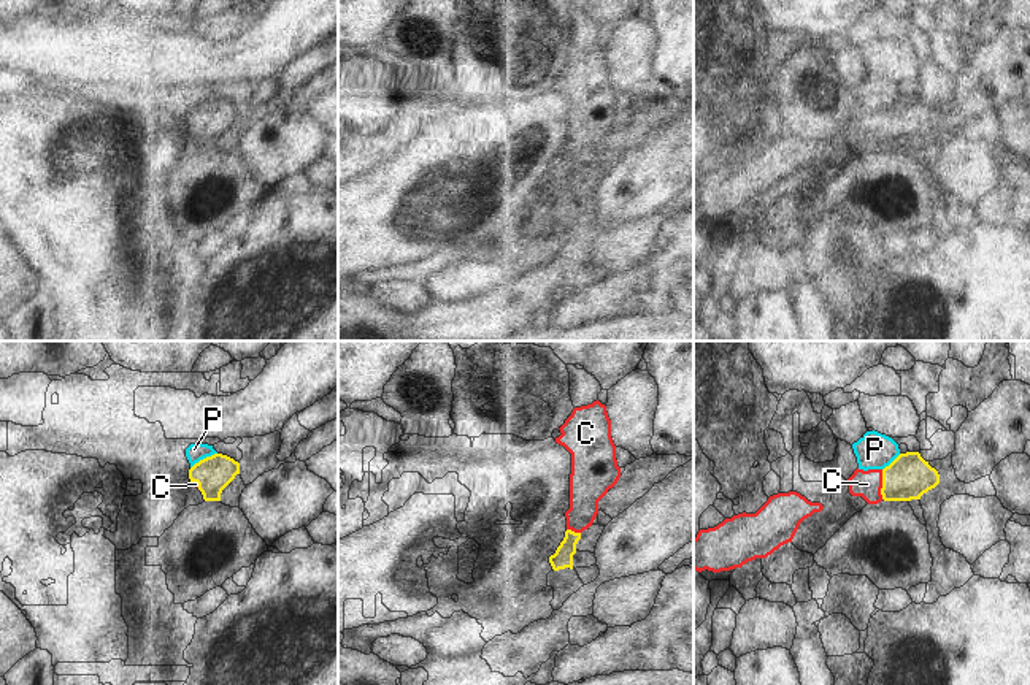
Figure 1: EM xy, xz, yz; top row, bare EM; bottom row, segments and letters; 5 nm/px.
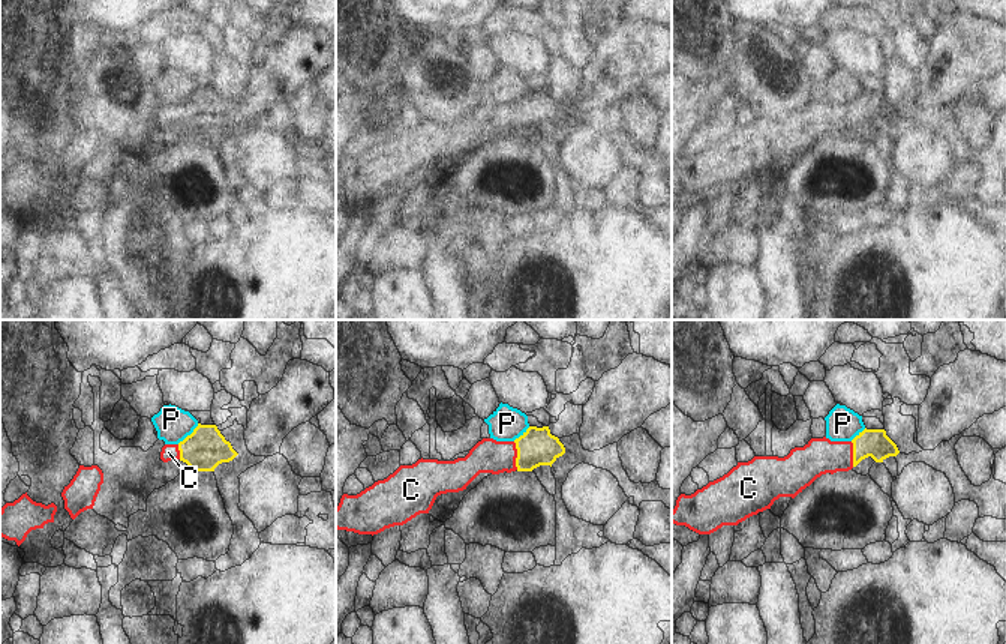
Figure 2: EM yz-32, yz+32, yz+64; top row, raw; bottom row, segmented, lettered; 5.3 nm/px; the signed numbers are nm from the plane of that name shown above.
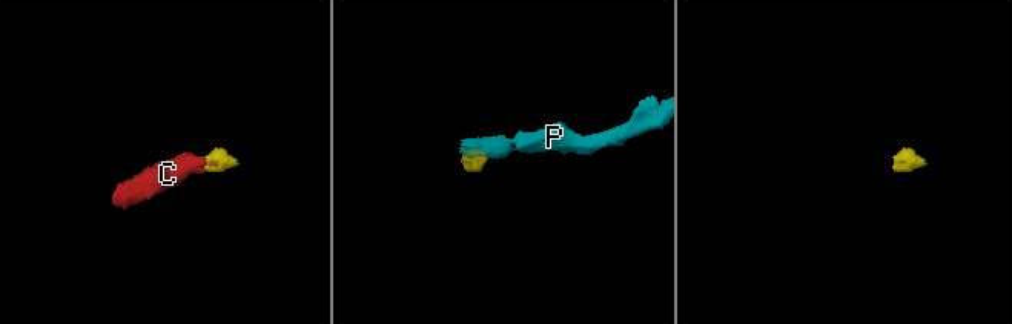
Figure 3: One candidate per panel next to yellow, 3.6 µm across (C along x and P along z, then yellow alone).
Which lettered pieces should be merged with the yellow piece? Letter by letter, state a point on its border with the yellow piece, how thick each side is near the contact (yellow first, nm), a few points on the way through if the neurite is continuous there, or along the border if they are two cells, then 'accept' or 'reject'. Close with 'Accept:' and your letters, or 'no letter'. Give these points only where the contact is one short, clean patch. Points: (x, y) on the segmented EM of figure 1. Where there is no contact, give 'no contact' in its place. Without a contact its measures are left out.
C: contact yz (883, 484); calibres 220 and 140 nm; way yz (908, 476), (892, 484), (883, 484), (867, 484); accept
P: contact xy (203, 459); calibres 180 and 90 nm; border xy (216, 452), (200, 459), (191, 468); reject
Accept: C

